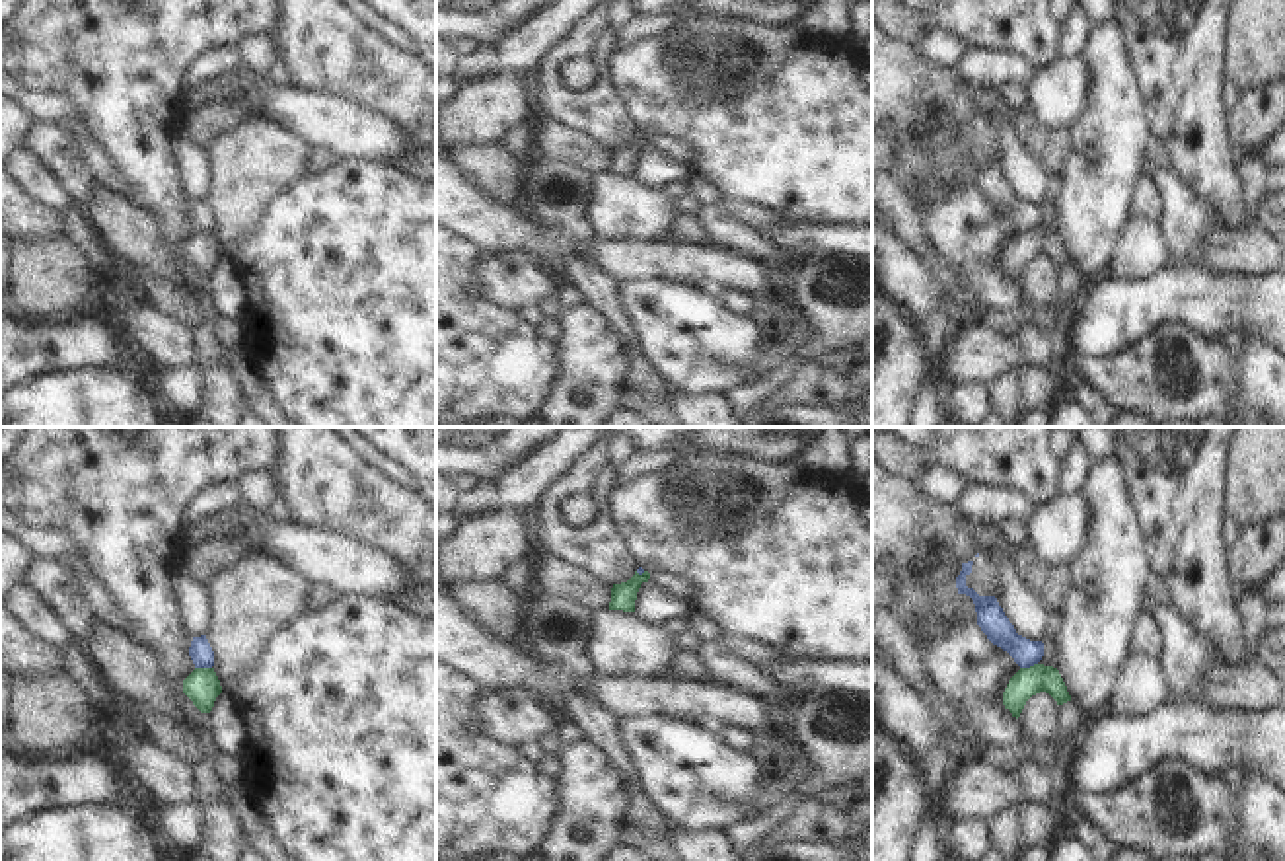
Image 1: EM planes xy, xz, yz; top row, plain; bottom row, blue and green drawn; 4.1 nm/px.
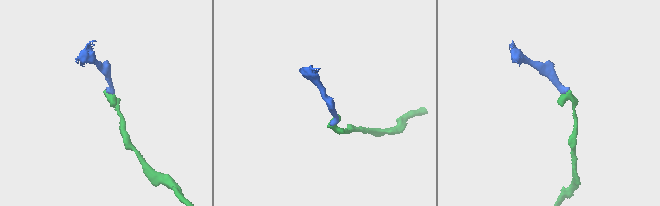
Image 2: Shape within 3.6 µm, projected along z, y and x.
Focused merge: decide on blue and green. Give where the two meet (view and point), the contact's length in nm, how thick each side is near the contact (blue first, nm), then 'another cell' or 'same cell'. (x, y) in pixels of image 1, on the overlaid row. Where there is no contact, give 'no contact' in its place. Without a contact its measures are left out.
xy (203, 667) | 70 nm | 100/150 nm | another cell

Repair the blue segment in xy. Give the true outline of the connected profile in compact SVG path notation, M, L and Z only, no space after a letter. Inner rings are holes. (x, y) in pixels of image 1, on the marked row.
M206 635L193 637L189 647L189 656L195 668L212 668L214 666L214 651L206 639Z

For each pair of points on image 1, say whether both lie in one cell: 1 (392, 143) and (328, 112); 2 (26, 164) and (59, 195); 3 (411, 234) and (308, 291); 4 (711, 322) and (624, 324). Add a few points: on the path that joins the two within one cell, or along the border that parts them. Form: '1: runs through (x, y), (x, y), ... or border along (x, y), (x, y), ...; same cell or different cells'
1: runs through (376, 137), (355, 133), (343, 125); same cell
2: runs through (34, 172), (51, 189); same cell
3: runs through (386, 260), (355, 291), (333, 291); same cell
4: border along (622, 283), (625, 310), (655, 365); different cells

